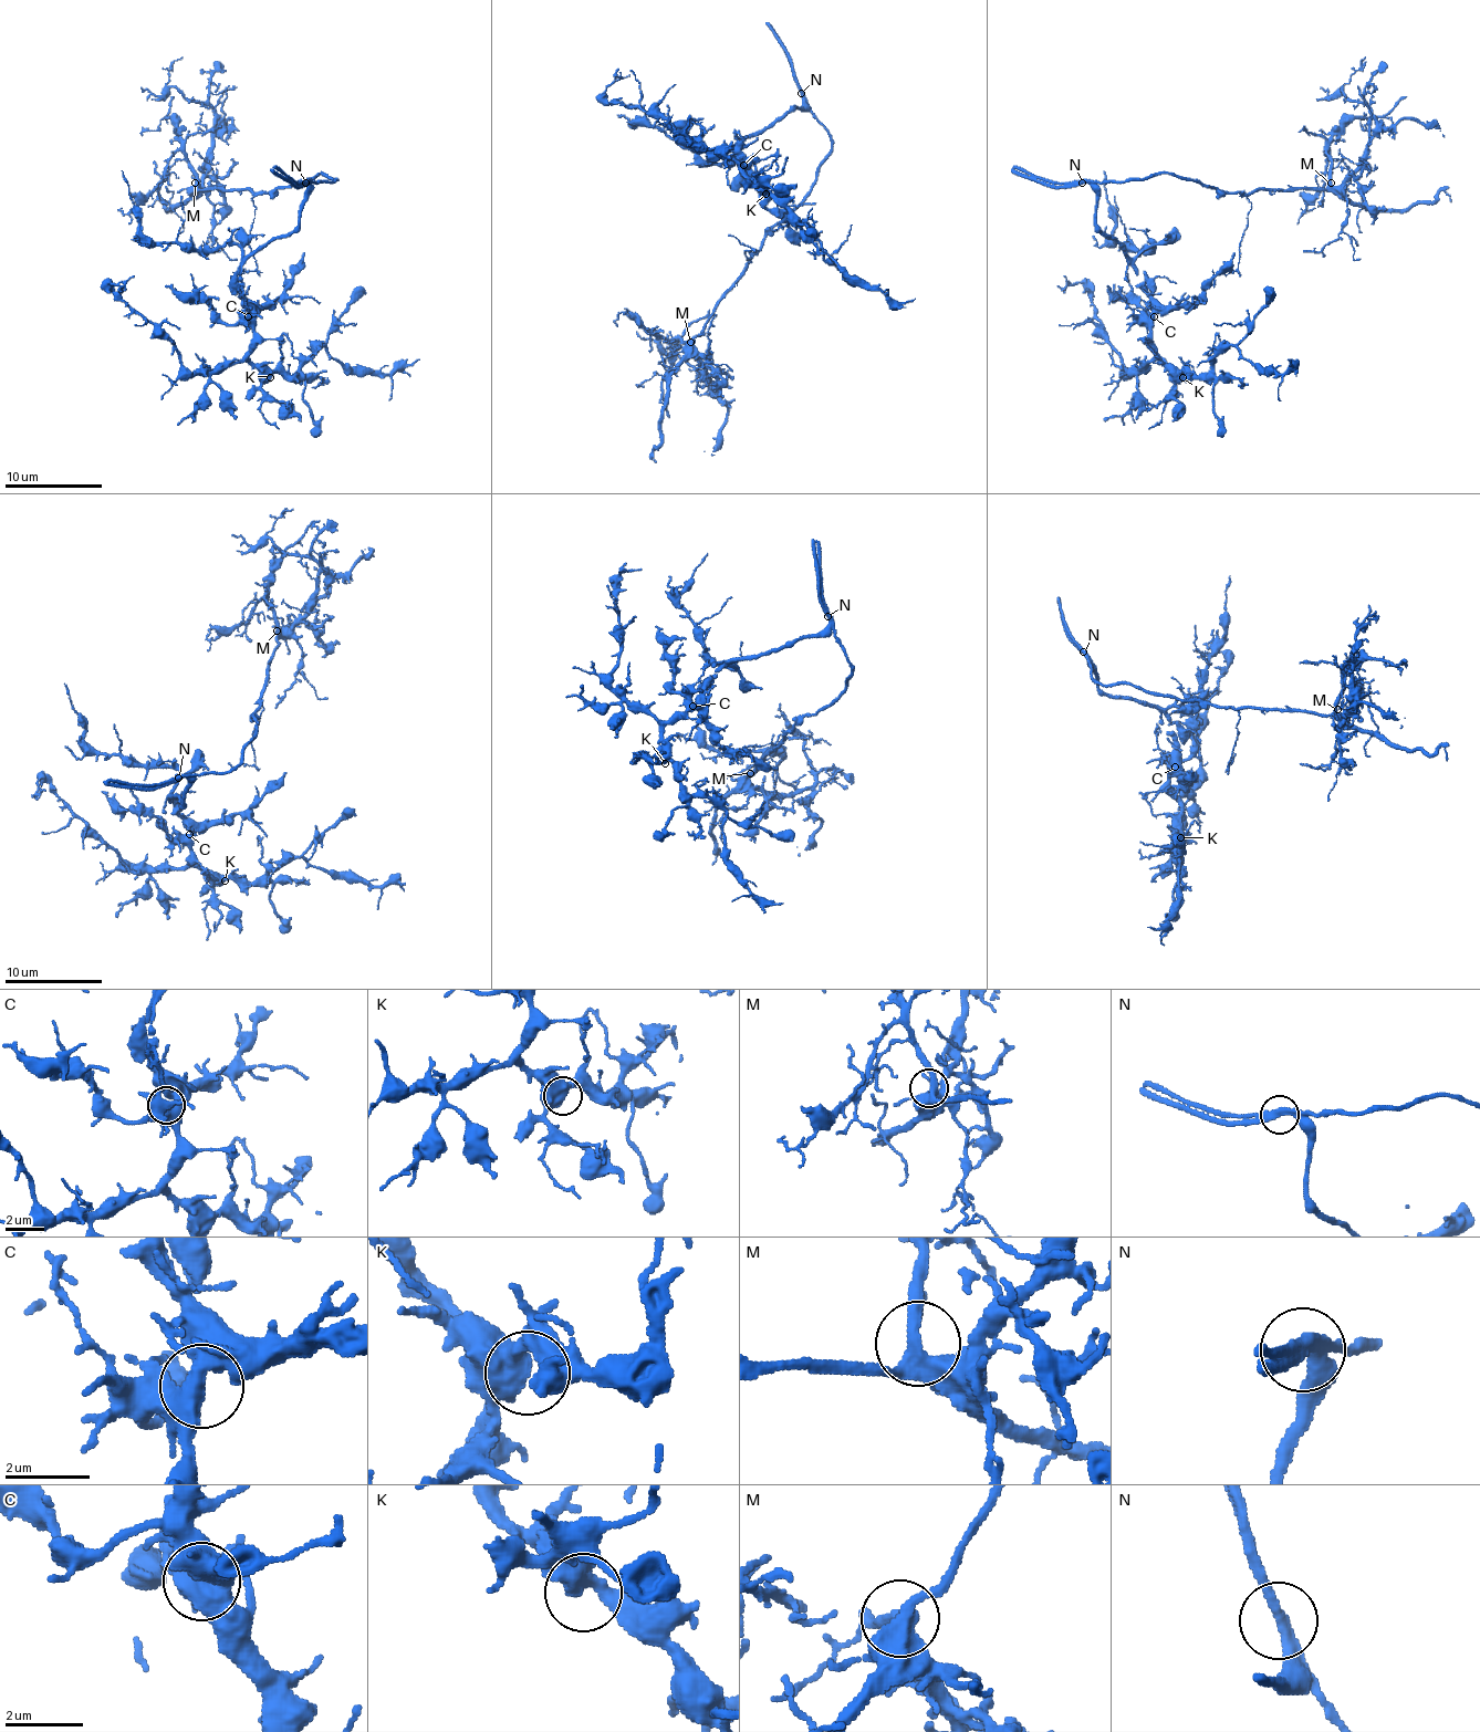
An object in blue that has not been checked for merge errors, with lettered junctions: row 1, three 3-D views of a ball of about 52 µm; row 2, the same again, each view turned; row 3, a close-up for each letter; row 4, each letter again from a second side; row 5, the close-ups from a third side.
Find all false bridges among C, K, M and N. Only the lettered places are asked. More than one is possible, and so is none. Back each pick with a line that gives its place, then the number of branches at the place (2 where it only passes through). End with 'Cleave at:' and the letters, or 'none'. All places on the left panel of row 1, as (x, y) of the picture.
N: Place: (305, 183). Branches: 2
Cleave at: N

